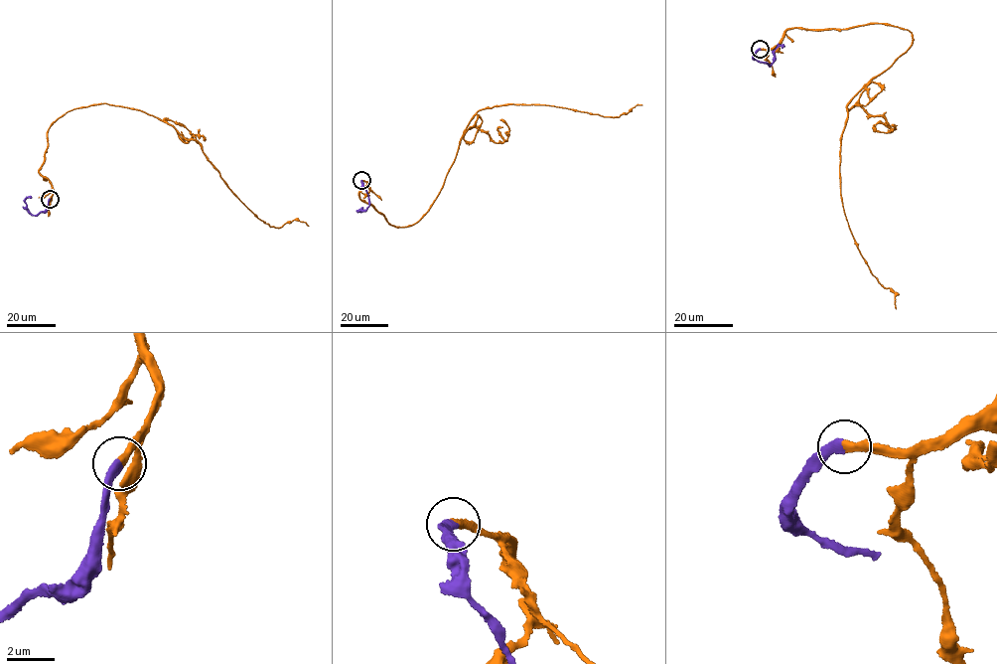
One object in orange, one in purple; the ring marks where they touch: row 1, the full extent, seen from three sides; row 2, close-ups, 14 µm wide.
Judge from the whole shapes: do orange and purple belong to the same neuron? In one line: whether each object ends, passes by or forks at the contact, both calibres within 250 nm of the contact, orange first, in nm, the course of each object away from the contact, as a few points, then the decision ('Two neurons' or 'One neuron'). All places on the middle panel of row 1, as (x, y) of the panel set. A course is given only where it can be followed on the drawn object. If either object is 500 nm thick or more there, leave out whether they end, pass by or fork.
At the ring orange ends. At the ring purple ends. Thickness 340 nm (orange) against 360 nm. Course of orange: (361, 180), (367, 184), (359, 198), (404, 227), (430, 208), (479, 110), (530, 104), (614, 117), (641, 105). Course of purple: (361, 180), (369, 200), (367, 209), (358, 211), (362, 207). One neuron

